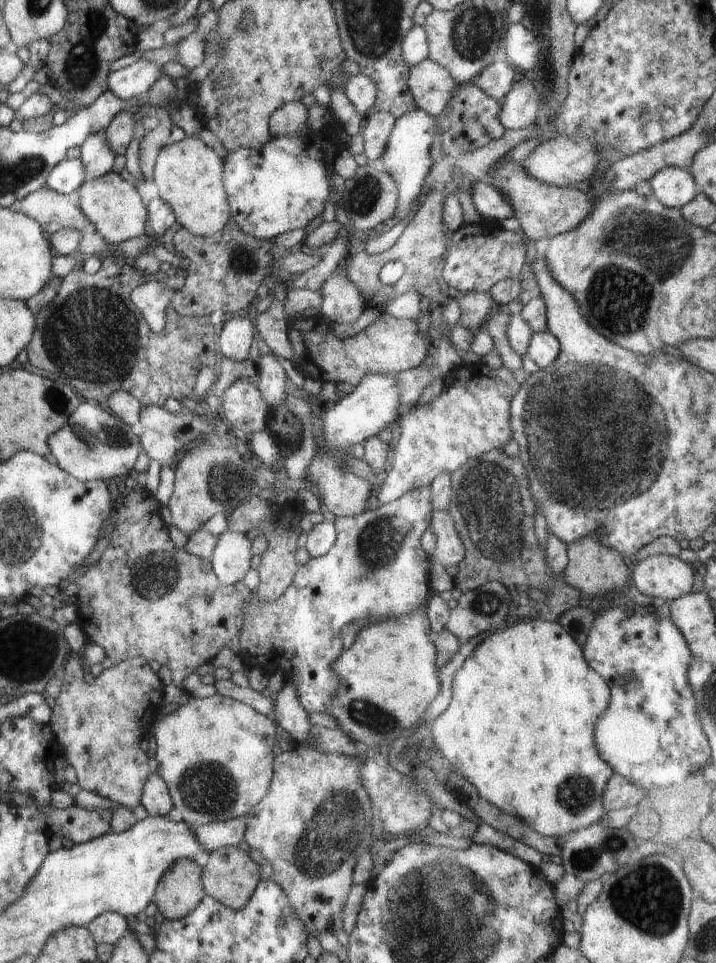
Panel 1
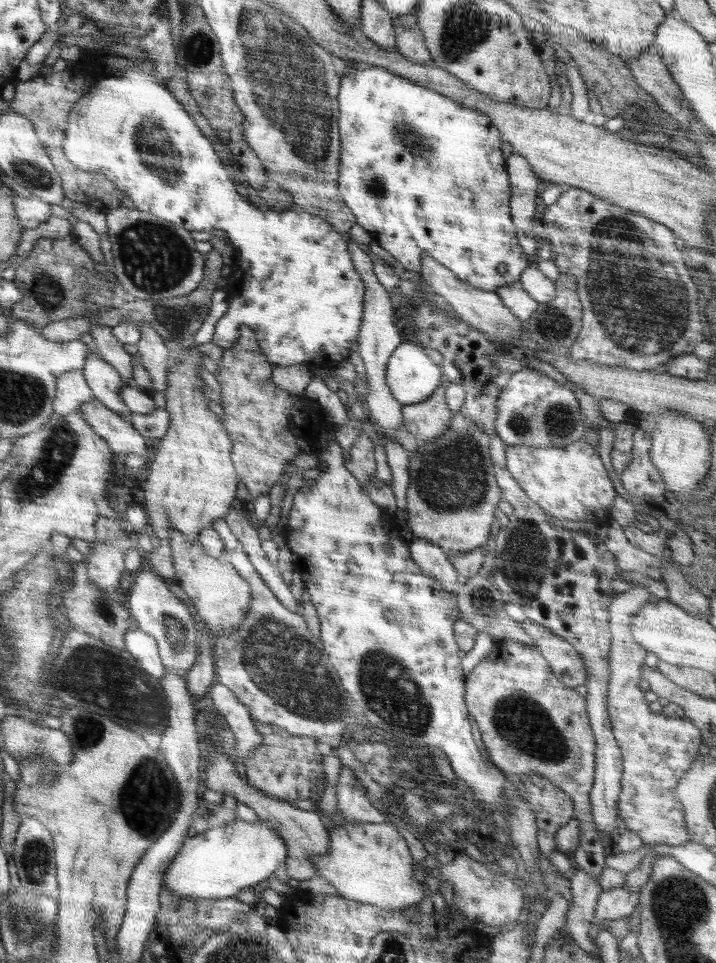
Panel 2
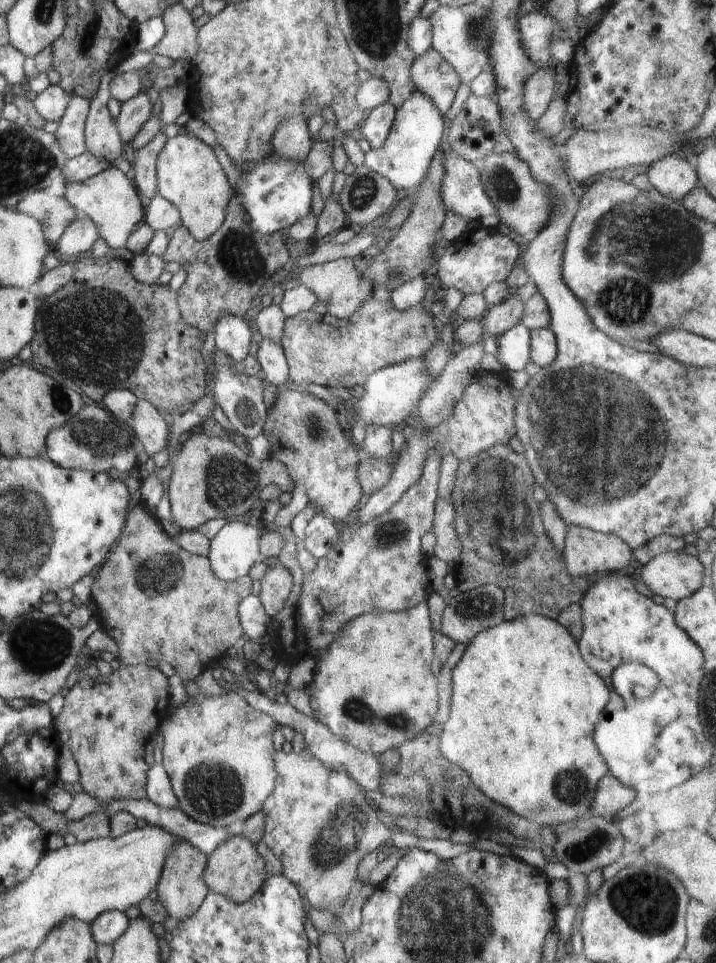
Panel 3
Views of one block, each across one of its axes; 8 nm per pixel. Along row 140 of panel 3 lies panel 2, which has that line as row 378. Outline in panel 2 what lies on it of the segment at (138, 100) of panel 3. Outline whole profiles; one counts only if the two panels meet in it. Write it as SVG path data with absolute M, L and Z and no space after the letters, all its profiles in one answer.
M94 325L89 334L93 338L94 349L119 372L124 384L133 384L133 357L124 350L123 343L113 335L111 327Z

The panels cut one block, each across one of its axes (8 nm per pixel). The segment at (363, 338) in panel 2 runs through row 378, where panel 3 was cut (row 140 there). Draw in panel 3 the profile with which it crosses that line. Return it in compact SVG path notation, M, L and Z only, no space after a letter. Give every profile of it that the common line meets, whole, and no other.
M386 102L366 113L361 130L372 149L380 148L384 144L392 128L396 111L392 103Z

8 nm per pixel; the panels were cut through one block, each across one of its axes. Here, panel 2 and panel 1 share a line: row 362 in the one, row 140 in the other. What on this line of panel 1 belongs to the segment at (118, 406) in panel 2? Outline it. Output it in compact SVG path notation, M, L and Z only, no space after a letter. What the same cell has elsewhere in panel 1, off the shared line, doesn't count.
M105 129L95 130L79 147L80 158L86 167L88 179L104 176L112 171L117 154L108 142Z

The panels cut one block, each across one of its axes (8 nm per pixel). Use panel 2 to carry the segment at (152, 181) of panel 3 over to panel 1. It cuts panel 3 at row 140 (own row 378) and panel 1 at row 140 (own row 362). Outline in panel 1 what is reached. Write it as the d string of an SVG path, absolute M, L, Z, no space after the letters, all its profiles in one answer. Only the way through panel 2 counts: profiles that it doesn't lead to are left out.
M164 108L155 110L153 114L160 119L160 125L145 133L139 146L140 170L144 181L153 180L153 166L156 157L164 146L172 142L170 138L170 127L173 124L172 116Z

